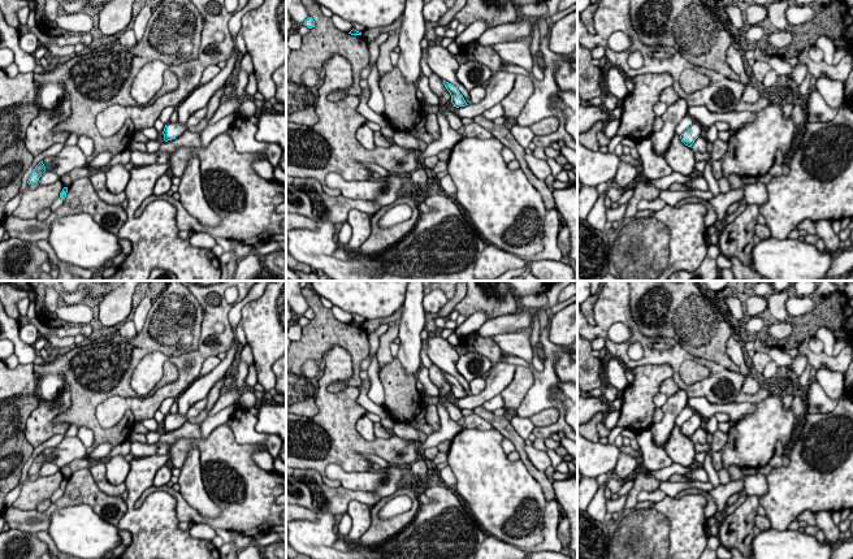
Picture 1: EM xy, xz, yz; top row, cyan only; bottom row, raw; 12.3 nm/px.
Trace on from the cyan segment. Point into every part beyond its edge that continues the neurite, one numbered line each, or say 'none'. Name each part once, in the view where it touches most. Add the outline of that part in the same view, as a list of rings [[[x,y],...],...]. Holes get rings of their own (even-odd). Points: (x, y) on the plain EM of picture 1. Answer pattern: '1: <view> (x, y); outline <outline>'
1: xy (176, 420); outline [[[207,398],[196,402],[195,404],[192,404],[190,407],[190,410],[187,411],[187,413],[185,416],[181,416],[179,413],[168,413],[168,428],[173,429],[178,429],[181,428],[186,421],[189,421],[191,417],[198,416],[207,406]]]

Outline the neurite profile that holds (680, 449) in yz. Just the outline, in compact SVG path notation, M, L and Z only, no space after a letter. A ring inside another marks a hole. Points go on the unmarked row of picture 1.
M675 426L667 442L658 447L663 448L674 463L690 467L696 462L694 443L681 433L680 426Z

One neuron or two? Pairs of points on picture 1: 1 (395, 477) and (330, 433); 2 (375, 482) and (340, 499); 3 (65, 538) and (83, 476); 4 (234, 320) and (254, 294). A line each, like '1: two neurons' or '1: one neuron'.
1: two neurons
2: two neurons
3: two neurons
4: one neuron

